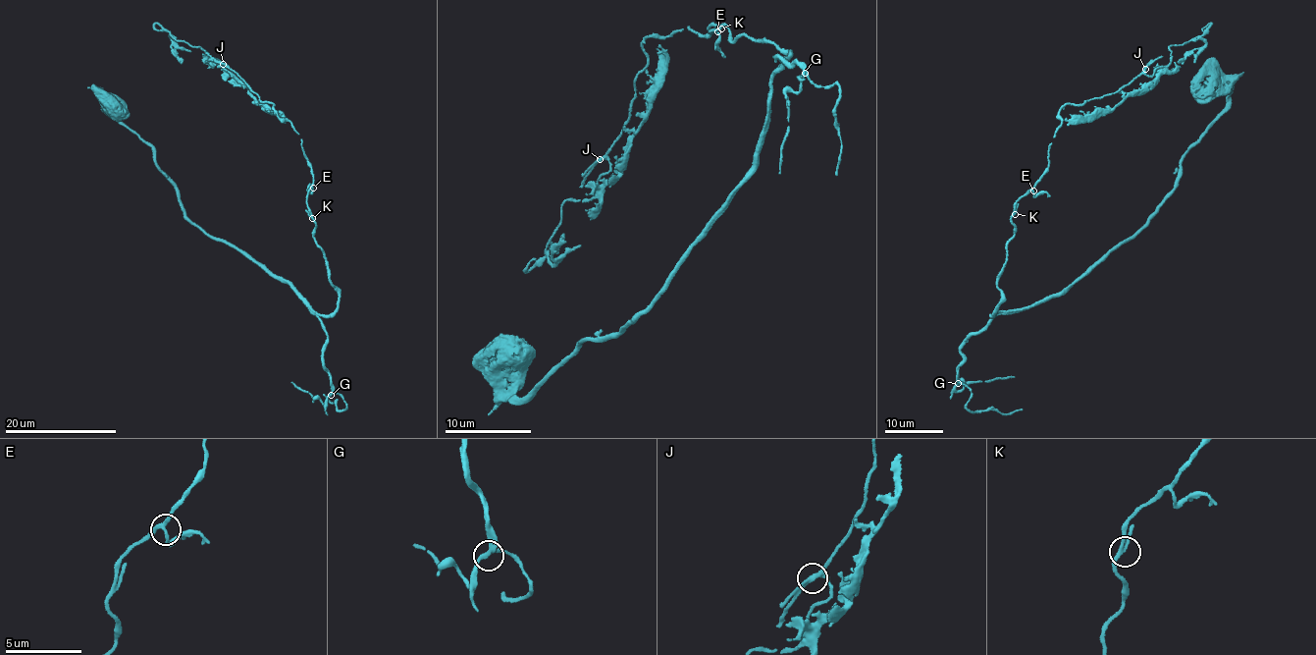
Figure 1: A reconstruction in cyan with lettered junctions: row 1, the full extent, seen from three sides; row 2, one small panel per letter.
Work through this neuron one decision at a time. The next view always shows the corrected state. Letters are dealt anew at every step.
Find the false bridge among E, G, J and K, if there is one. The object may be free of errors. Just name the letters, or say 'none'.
none

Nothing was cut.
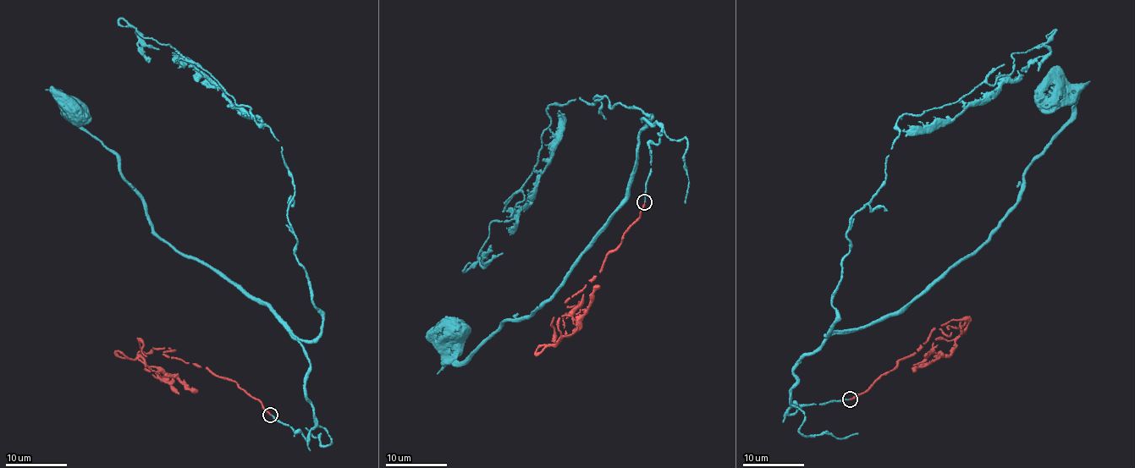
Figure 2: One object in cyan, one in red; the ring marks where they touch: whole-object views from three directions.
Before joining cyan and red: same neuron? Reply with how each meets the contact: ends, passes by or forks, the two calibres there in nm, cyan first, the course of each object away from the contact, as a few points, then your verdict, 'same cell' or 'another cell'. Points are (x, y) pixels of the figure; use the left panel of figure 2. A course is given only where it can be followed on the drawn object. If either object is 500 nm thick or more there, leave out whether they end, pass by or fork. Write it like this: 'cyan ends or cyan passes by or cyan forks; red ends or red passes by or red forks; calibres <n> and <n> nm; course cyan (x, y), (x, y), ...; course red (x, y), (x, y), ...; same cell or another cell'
cyan ends; red ends; calibres 150 and 170 nm; course cyan (270, 415), (306, 441), (314, 426), (301, 344), (322, 320), (291, 173), (271, 129), (186, 58), (259, 126); course red (270, 415), (237, 382), (164, 352), (173, 350), (156, 349), (144, 355), (149, 367), (198, 391); same cell

